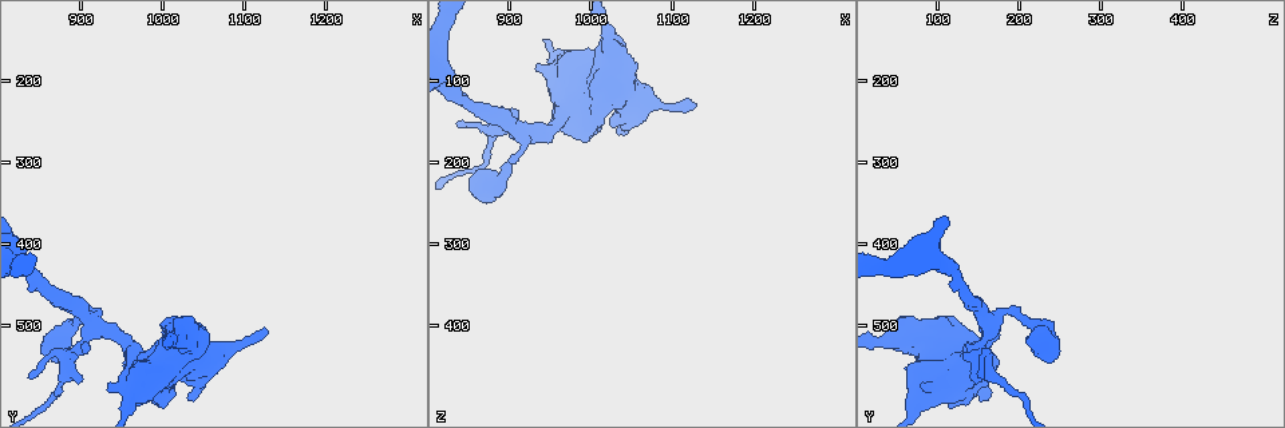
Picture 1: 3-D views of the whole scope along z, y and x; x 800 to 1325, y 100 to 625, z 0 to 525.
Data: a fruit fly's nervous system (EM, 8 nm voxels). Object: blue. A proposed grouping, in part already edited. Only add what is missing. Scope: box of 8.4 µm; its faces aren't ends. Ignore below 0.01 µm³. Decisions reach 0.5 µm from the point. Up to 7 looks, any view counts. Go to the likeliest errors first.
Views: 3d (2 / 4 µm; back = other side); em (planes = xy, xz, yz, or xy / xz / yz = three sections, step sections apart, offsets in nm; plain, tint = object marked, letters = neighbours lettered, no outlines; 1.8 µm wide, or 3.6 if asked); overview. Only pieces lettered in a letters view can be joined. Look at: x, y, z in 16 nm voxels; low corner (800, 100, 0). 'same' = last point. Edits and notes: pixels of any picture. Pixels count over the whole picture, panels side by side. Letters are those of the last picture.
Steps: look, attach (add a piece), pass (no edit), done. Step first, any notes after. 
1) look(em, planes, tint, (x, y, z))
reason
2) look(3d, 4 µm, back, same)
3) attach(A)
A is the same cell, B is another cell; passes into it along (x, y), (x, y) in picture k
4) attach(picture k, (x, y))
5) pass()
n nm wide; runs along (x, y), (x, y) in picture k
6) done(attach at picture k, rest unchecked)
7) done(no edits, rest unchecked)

look(em, xy, step 8, tint, (875, 545, 240))
an open end

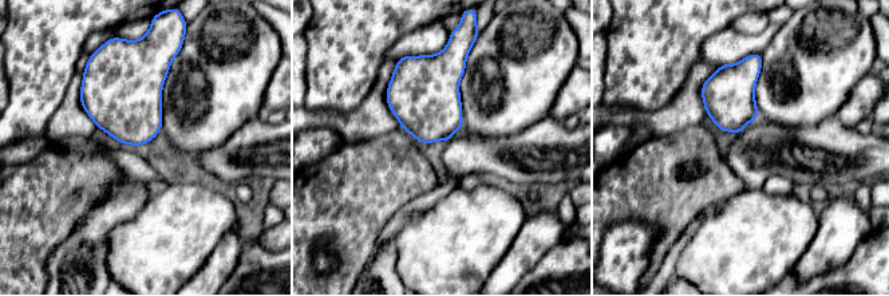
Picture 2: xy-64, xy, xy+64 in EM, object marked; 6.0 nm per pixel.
look(em, planes, letters, same)
cut it another way

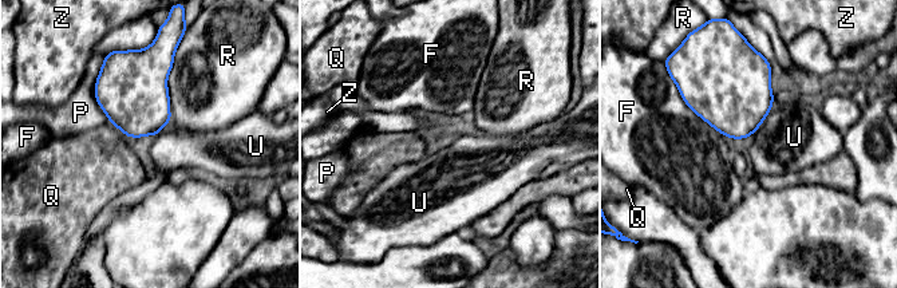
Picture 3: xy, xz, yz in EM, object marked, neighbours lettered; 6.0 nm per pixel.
pass()
240 nm wide; F, P, Q, R, U and Z are other cells; border along (773, 107), (753, 134) in picture 3; no lettered piece goes on from it

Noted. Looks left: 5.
look(3d, 2 µm, back, (1120, 505, 130))
an open end

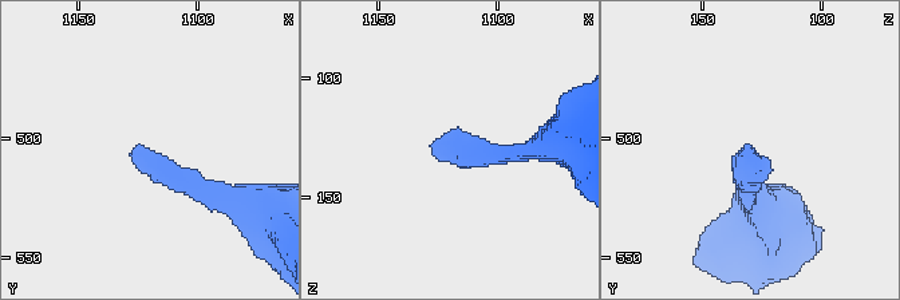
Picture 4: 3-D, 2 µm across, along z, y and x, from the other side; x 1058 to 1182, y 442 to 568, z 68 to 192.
look(em, planes, letters, (1123, 505, 133))

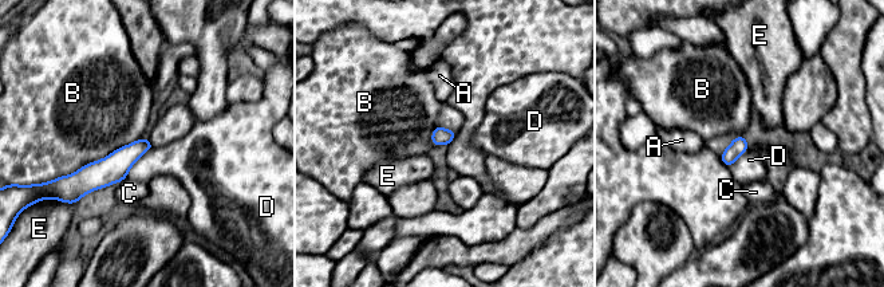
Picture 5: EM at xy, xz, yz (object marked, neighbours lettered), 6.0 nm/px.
pass()
A, B, C, D and E are other cells; runs along (148, 145), (113, 169), (77, 184) in picture 5; no lettered piece goes on from it

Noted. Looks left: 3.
look(em, planes, letters, (1030, 585, 160))
an open end

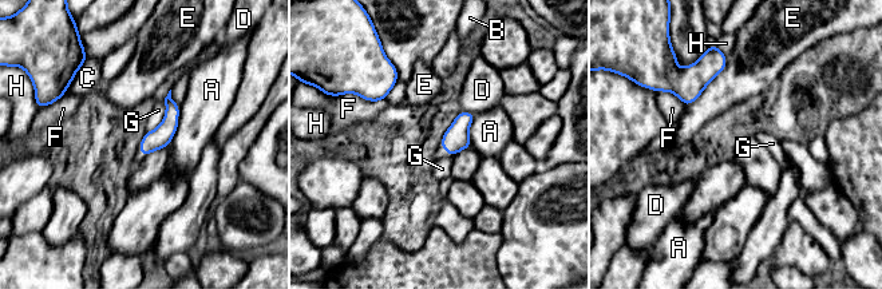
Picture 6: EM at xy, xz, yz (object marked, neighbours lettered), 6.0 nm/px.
pass()
A, B, C, D, E, F, G and H are other cells; border along (170, 88), (163, 119), (147, 131) in picture 6; none of them fits

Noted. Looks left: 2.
done(no edits, rest unchecked)

